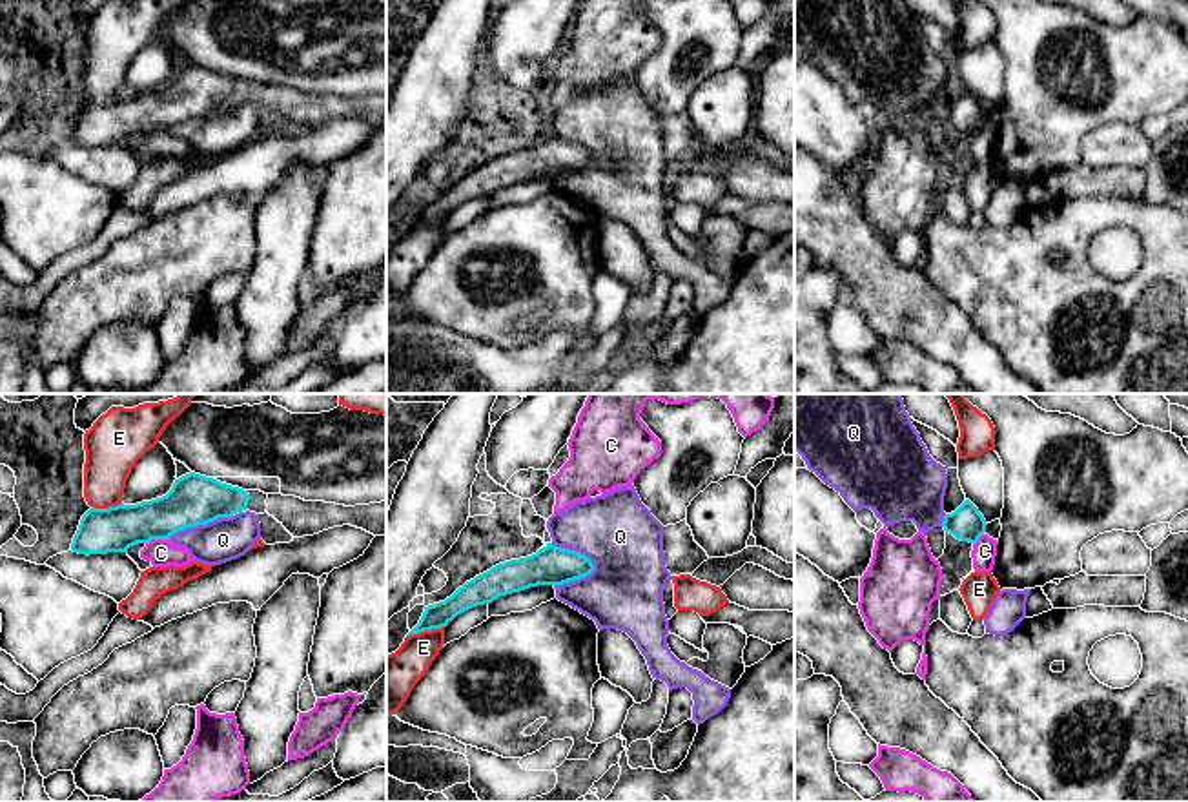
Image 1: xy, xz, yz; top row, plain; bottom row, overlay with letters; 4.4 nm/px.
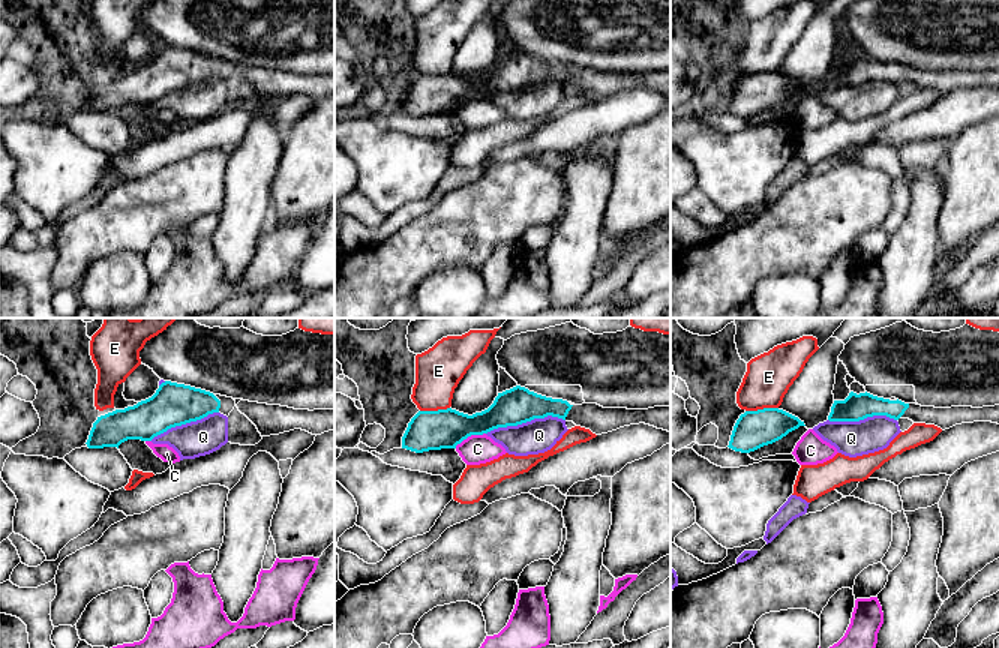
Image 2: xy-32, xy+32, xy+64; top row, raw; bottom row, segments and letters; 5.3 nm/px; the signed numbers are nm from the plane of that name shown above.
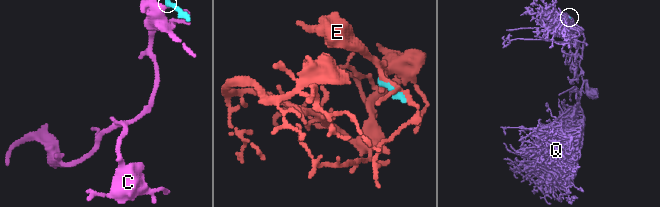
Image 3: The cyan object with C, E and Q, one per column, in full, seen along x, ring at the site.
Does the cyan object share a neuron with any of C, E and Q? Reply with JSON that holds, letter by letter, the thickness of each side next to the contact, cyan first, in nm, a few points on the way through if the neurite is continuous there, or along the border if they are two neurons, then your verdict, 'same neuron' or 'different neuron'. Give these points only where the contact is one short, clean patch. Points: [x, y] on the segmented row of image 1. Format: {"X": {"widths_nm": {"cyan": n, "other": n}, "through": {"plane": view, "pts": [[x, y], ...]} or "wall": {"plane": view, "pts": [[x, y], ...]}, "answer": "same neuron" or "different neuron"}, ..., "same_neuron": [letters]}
{"C": {"widths_nm": {"cyan": 220, "other": 120}, "wall": {"plane": "xy", "pts": [[168, 538], [152, 538], [146, 544]]}, "answer": "different neuron"}, "E": {"widths_nm": {"cyan": 110, "other": 190}, "answer": "different neuron"}, "Q": {"widths_nm": {"cyan": 180, "other": 340}, "answer": "different neuron"}, "same_neuron": []}

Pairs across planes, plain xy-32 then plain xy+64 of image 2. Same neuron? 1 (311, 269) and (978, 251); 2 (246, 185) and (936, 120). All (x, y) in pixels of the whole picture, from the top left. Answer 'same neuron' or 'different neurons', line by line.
1: different neurons
2: different neurons

